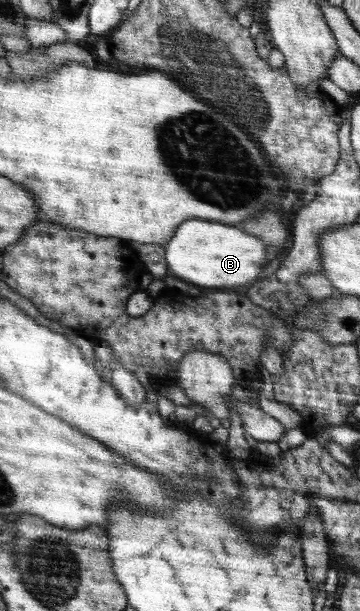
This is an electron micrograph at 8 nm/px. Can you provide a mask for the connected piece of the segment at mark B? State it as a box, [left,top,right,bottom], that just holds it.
[165,218,264,289]

